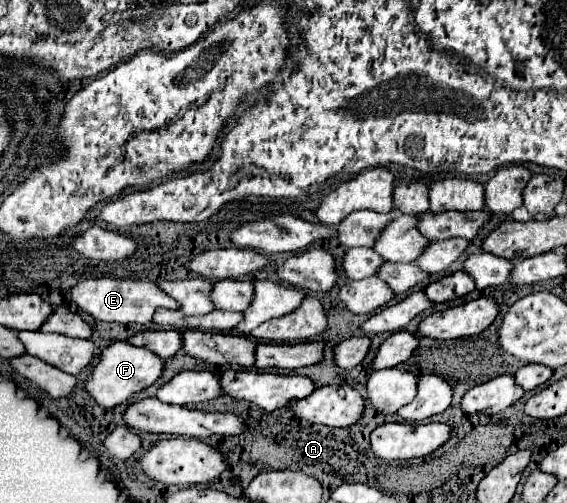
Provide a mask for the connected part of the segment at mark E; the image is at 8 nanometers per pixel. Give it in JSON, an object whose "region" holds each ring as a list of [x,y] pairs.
{"region":[[[89,278],[79,282],[71,290],[73,302],[95,320],[119,322],[119,324],[151,324],[157,308],[179,310],[179,302],[167,296],[157,284],[141,280],[113,280],[113,278]]]}

